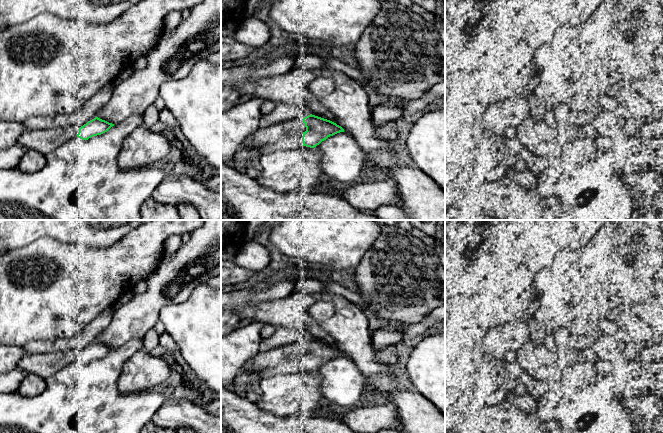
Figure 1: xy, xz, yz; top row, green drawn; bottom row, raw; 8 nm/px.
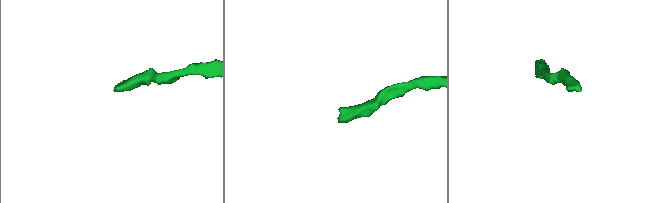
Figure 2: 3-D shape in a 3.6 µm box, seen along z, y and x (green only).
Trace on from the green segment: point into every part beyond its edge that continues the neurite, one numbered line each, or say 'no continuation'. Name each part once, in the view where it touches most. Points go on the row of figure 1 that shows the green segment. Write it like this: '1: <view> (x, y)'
1: xz (287, 135)

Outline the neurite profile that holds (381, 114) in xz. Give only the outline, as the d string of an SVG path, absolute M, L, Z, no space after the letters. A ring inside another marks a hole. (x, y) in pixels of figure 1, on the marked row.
M387 103L378 104L371 109L372 121L378 129L379 127L385 125L388 122L392 122L401 117L403 111L405 110L406 103Z

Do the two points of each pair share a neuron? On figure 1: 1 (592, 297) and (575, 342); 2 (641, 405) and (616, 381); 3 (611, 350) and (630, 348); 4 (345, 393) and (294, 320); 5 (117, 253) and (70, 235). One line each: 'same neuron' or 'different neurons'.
1: different neurons
2: different neurons
3: same neuron
4: different neurons
5: different neurons

